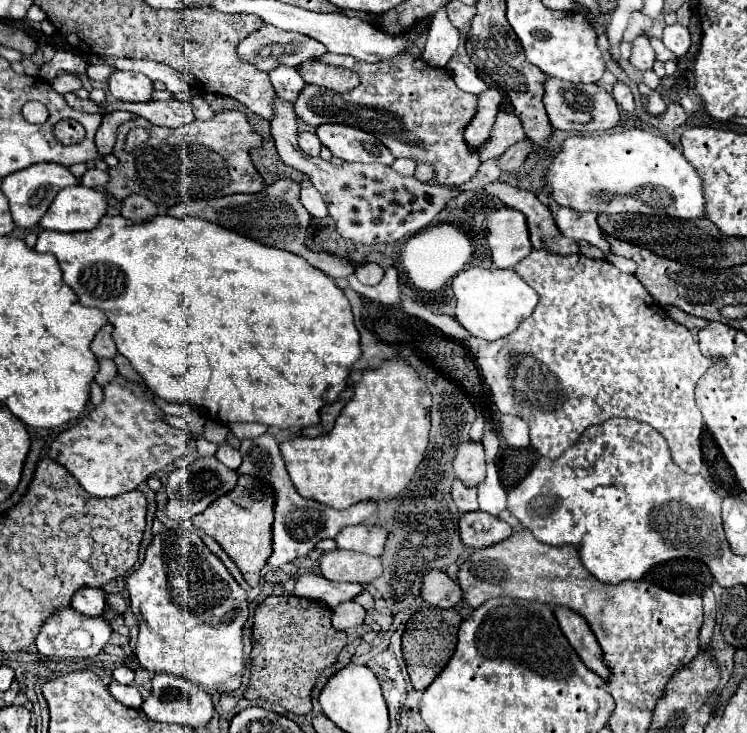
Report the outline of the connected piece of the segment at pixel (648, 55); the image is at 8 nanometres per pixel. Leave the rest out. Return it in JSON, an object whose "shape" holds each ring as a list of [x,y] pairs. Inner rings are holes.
{"shape":[[[643,34],[632,43],[632,57],[628,59],[634,69],[645,71],[652,69],[655,62],[655,53],[650,45],[649,38]]]}

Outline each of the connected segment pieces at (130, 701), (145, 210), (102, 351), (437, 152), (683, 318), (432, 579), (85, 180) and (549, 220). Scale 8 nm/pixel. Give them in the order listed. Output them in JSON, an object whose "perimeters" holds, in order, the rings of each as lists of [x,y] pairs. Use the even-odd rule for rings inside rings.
{"perimeters":[[[[112,679],[110,685],[108,685],[108,691],[112,693],[112,697],[114,697],[116,701],[120,701],[120,703],[126,705],[126,707],[138,709],[138,707],[142,705],[142,695],[140,695],[140,691],[134,689],[134,687],[130,687],[130,685],[120,685],[120,683],[116,683],[116,681]]],[[[130,195],[122,203],[122,217],[130,221],[140,223],[140,221],[152,219],[154,215],[158,215],[158,207],[144,195]]],[[[108,323],[108,325],[104,325],[104,327],[98,331],[98,335],[94,337],[94,341],[92,341],[92,351],[94,351],[96,357],[108,357],[108,359],[112,359],[112,357],[118,353],[116,343],[114,343],[114,339],[112,339],[112,329],[114,329],[114,327]]],[[[332,53],[320,59],[356,71],[360,85],[348,91],[348,101],[336,91],[324,89],[322,95],[320,85],[306,85],[294,103],[296,115],[304,123],[314,127],[322,123],[346,123],[364,129],[376,135],[394,157],[432,163],[436,169],[436,183],[446,187],[460,187],[476,175],[480,157],[476,151],[468,149],[462,131],[476,111],[478,95],[458,89],[444,67],[430,67],[422,59],[412,59],[412,55],[396,55],[396,59],[384,59],[380,63],[360,63],[348,55]]],[[[666,307],[666,313],[668,313],[676,323],[680,323],[680,325],[684,325],[684,327],[688,327],[688,329],[702,329],[702,327],[706,325],[704,319],[692,317],[692,315],[676,309],[676,307]]],[[[432,569],[422,583],[422,597],[426,603],[440,607],[440,609],[452,609],[462,601],[462,591],[456,581],[452,581],[444,571]]],[[[90,169],[90,171],[84,173],[84,177],[80,179],[80,183],[84,187],[92,187],[92,189],[104,187],[108,183],[108,173],[106,171],[100,171],[100,169]]],[[[500,181],[486,185],[484,189],[490,195],[500,197],[500,201],[506,203],[508,207],[524,213],[534,249],[544,249],[548,253],[560,253],[560,255],[578,253],[578,241],[572,241],[572,239],[560,235],[560,229],[556,227],[556,221],[554,221],[550,209],[546,205],[542,205],[532,191],[522,191],[518,187],[512,187],[512,185],[500,183]]]]}

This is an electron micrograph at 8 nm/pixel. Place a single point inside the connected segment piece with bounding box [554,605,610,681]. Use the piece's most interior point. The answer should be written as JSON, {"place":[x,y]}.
{"place":[575,627]}

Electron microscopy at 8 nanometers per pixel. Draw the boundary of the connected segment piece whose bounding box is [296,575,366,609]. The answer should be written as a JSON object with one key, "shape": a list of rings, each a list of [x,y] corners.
{"shape":[[[300,575],[296,581],[296,595],[298,597],[322,601],[332,609],[344,601],[352,601],[364,589],[366,589],[366,585],[334,583],[324,577],[318,577],[318,575]]]}

